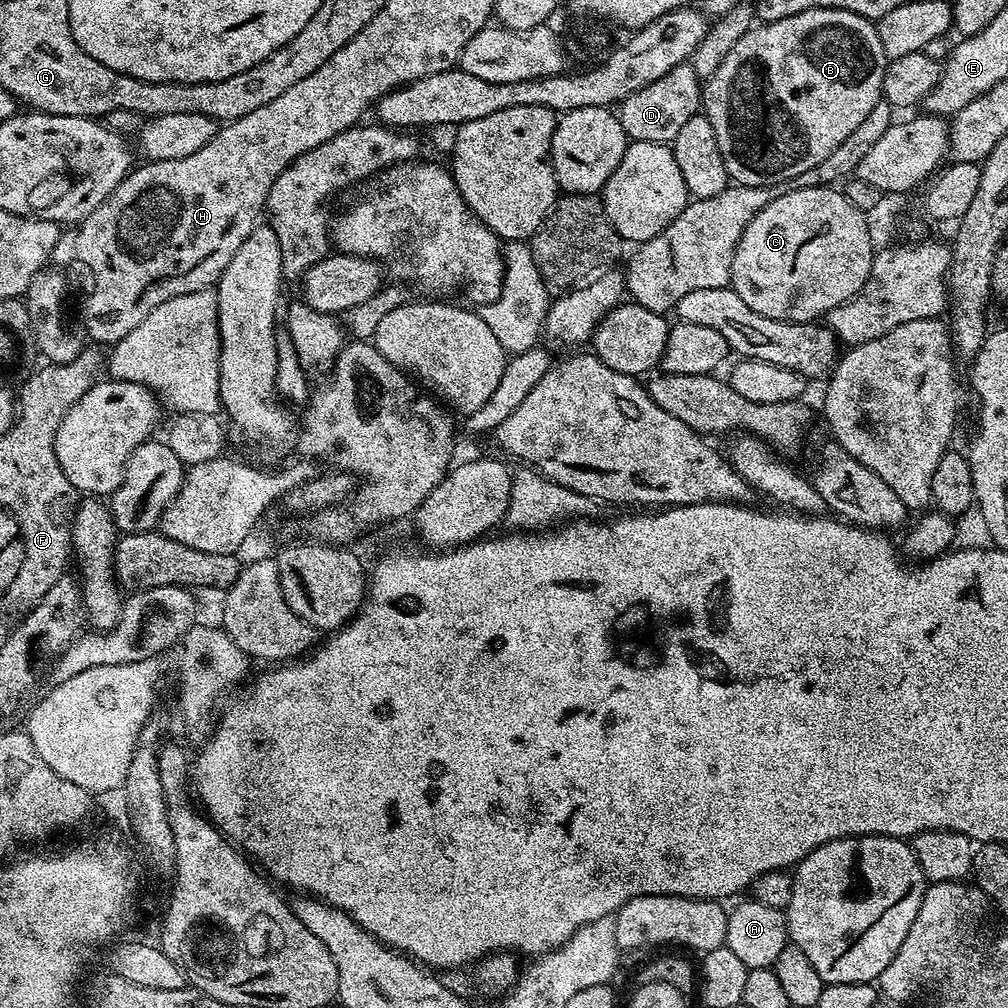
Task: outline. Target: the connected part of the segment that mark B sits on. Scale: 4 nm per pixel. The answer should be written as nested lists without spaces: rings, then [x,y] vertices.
[[[837,8],[802,10],[802,14],[794,14],[790,18],[778,18],[769,24],[757,23],[746,34],[742,34],[742,38],[734,42],[730,54],[722,58],[722,66],[718,66],[718,70],[714,70],[714,74],[707,77],[702,88],[702,112],[708,117],[710,126],[714,126],[714,138],[718,138],[718,150],[722,150],[722,162],[726,166],[729,177],[735,183],[746,186],[782,183],[788,178],[795,178],[798,174],[813,169],[824,158],[829,158],[830,154],[833,154],[834,150],[850,137],[850,134],[854,134],[854,130],[858,130],[858,126],[862,126],[862,122],[866,120],[872,108],[882,100],[887,61],[875,23],[850,10]]]

